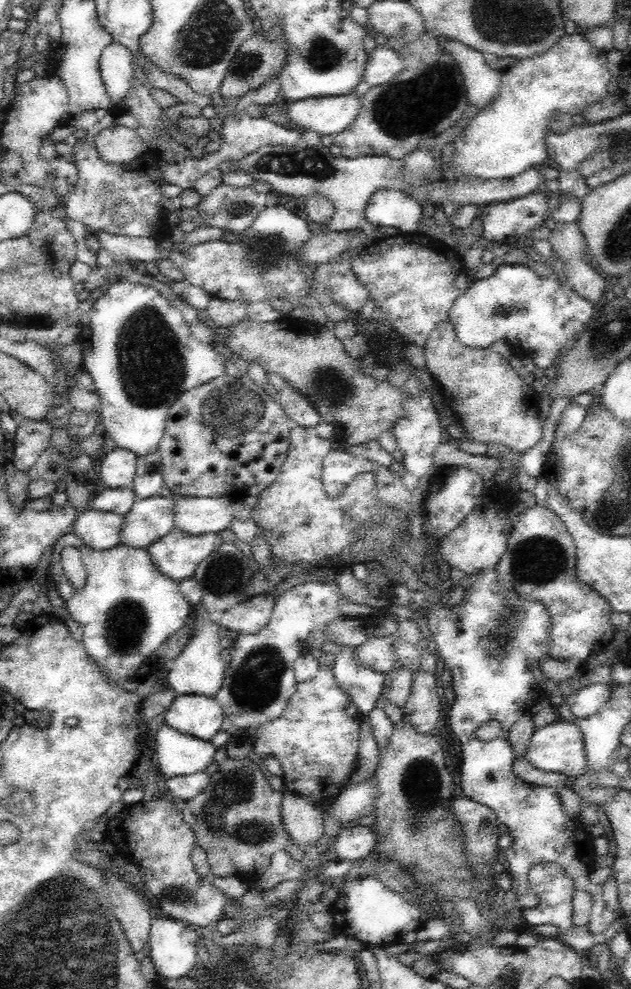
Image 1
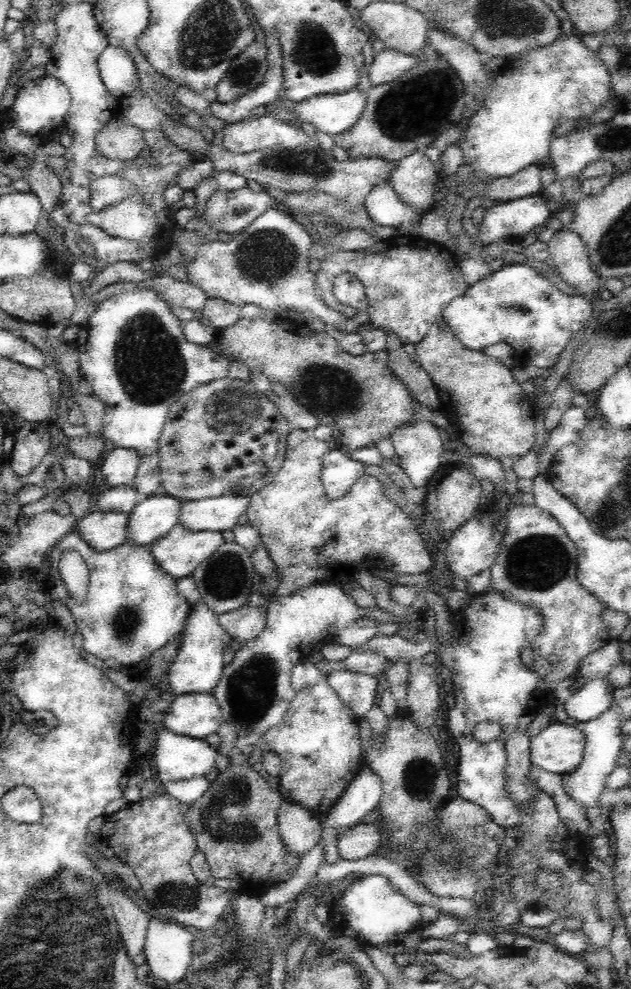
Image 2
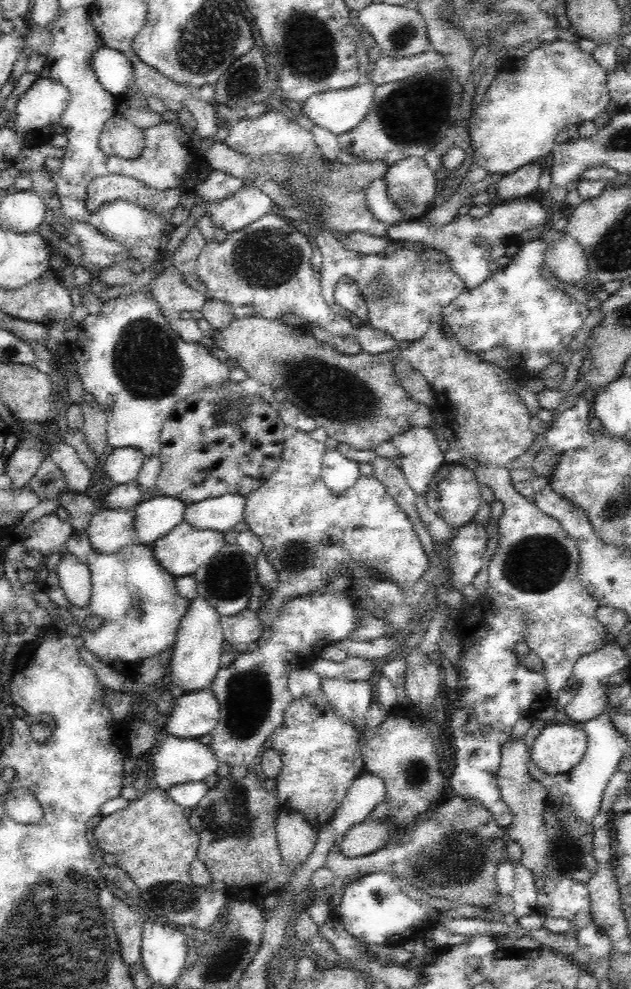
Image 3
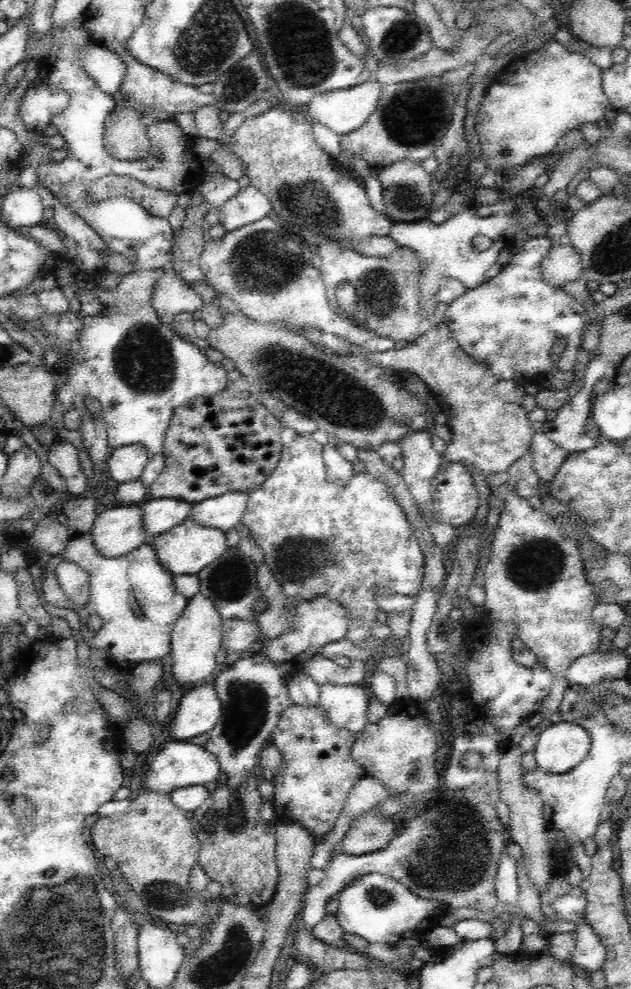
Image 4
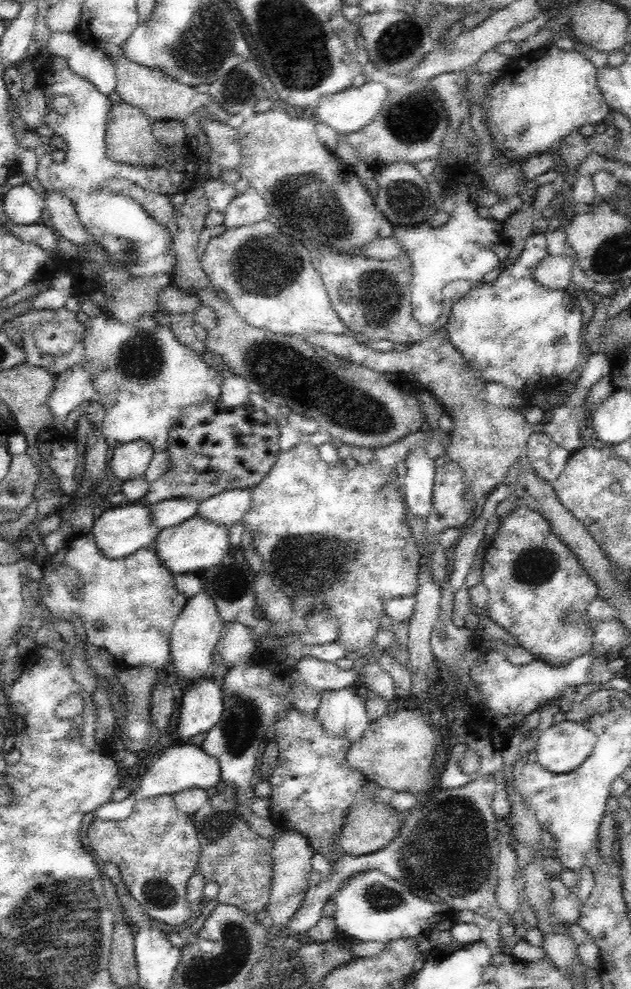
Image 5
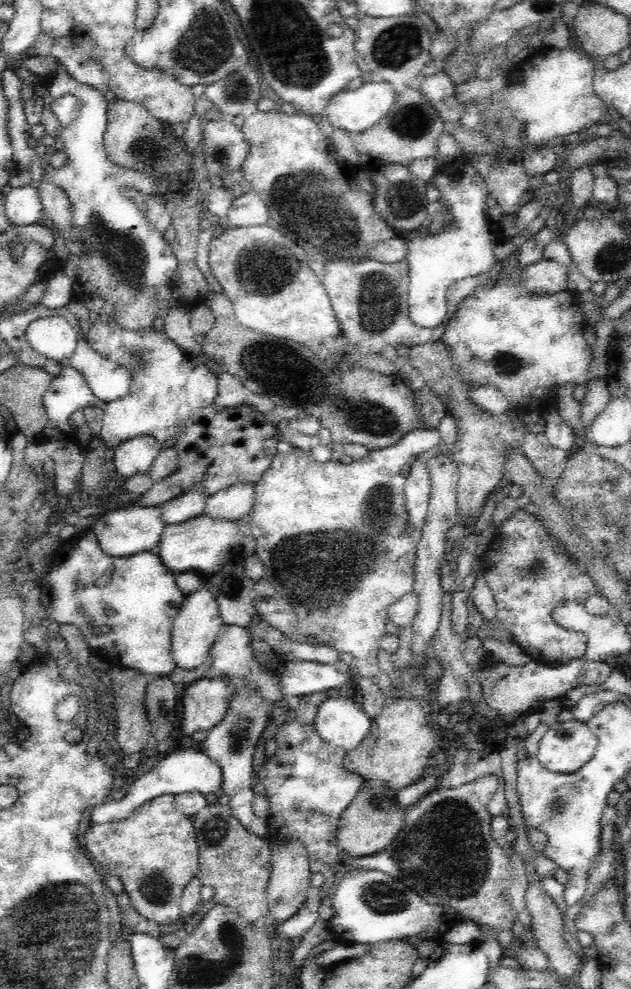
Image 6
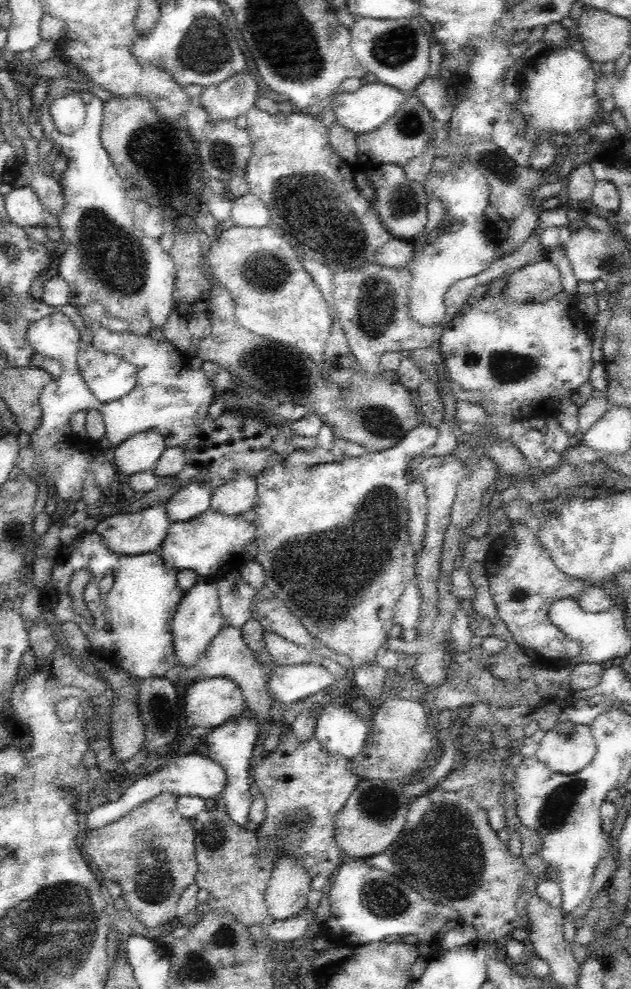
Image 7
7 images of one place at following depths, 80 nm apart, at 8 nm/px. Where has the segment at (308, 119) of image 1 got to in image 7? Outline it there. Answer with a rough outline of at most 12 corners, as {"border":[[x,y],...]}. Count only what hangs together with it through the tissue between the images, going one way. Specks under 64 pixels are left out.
{"border":[[386,84],[341,92],[335,122],[370,132],[406,102]]}

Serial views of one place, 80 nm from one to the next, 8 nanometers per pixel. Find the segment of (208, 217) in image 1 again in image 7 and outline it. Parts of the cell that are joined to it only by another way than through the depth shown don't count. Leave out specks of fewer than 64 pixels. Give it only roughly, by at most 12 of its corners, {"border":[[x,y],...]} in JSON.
{"border":[[254,194],[232,198],[234,226],[271,226],[268,207]]}

